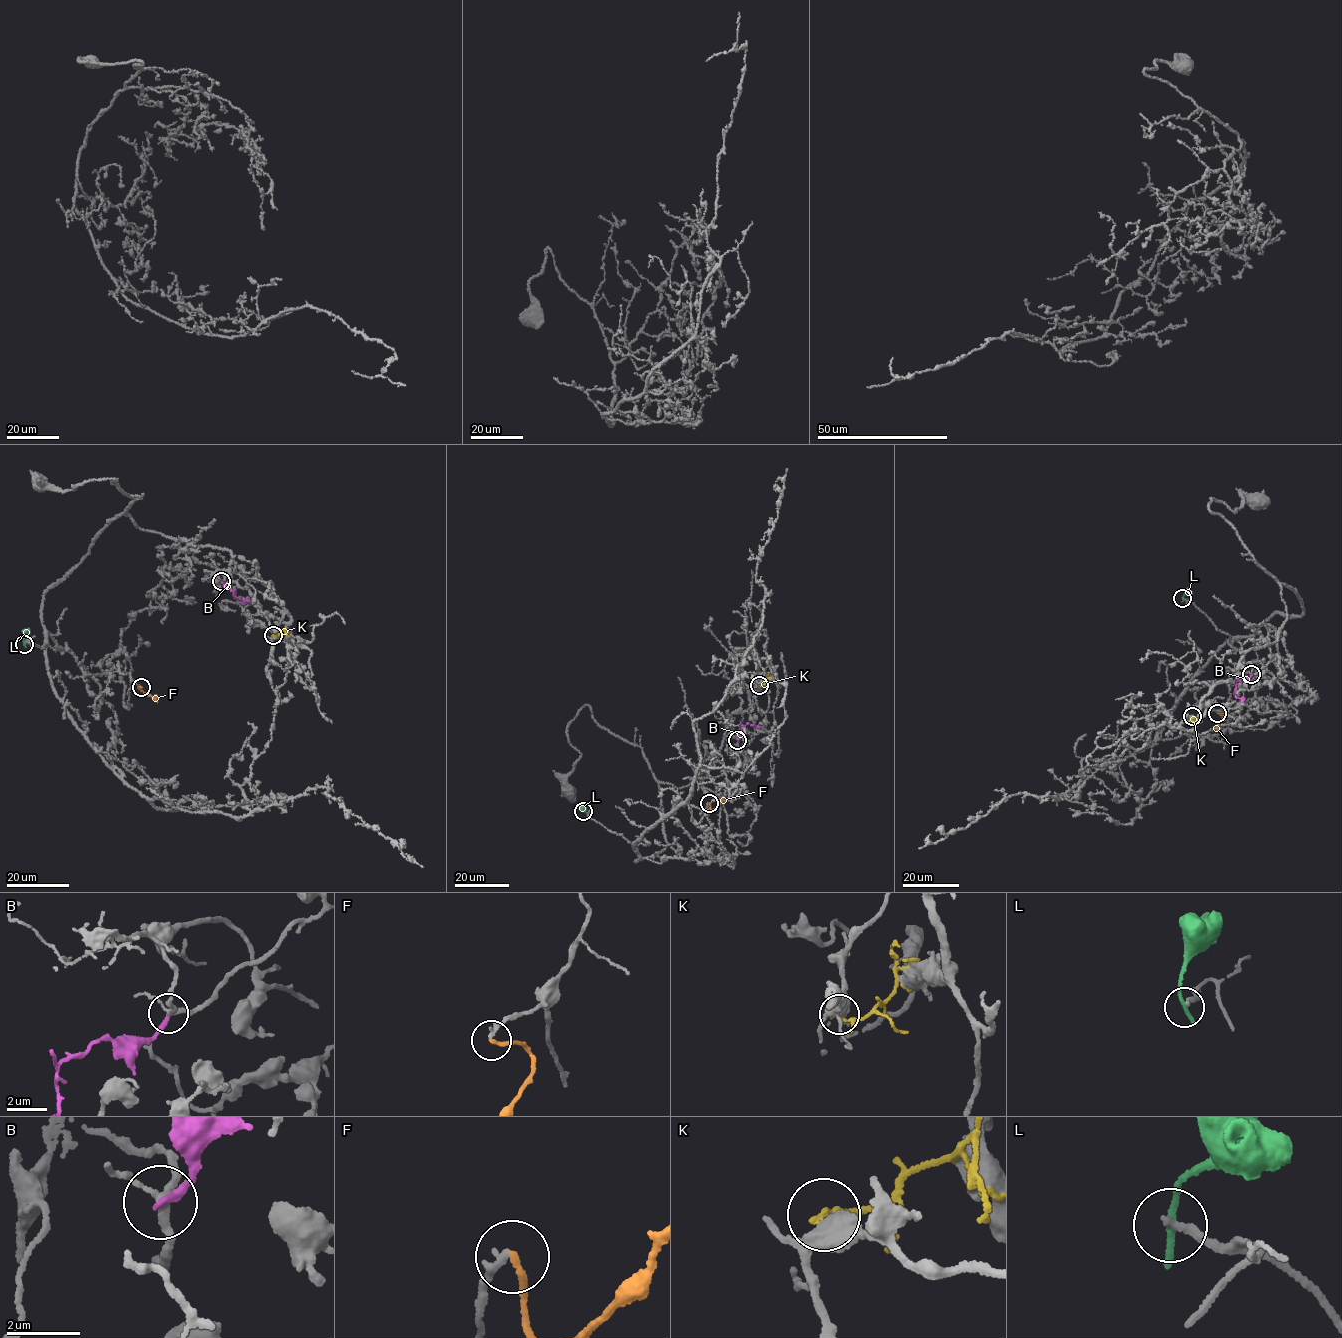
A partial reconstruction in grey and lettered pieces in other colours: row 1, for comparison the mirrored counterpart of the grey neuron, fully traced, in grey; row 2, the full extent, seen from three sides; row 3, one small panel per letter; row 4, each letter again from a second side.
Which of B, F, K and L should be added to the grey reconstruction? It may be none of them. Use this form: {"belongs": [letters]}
{"belongs": []}

